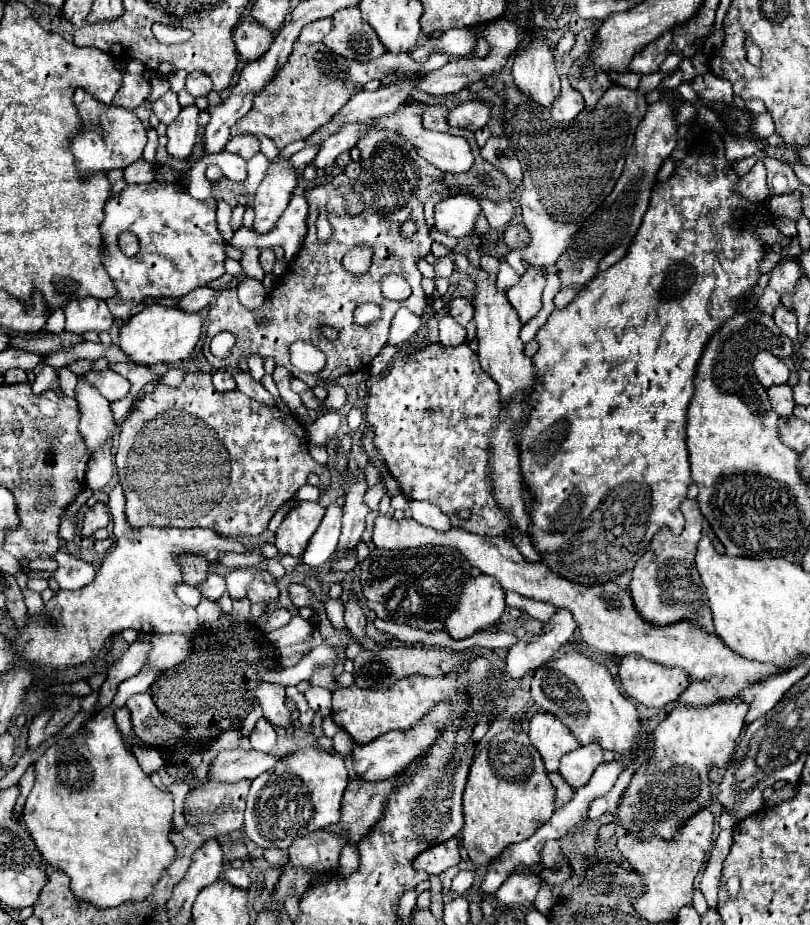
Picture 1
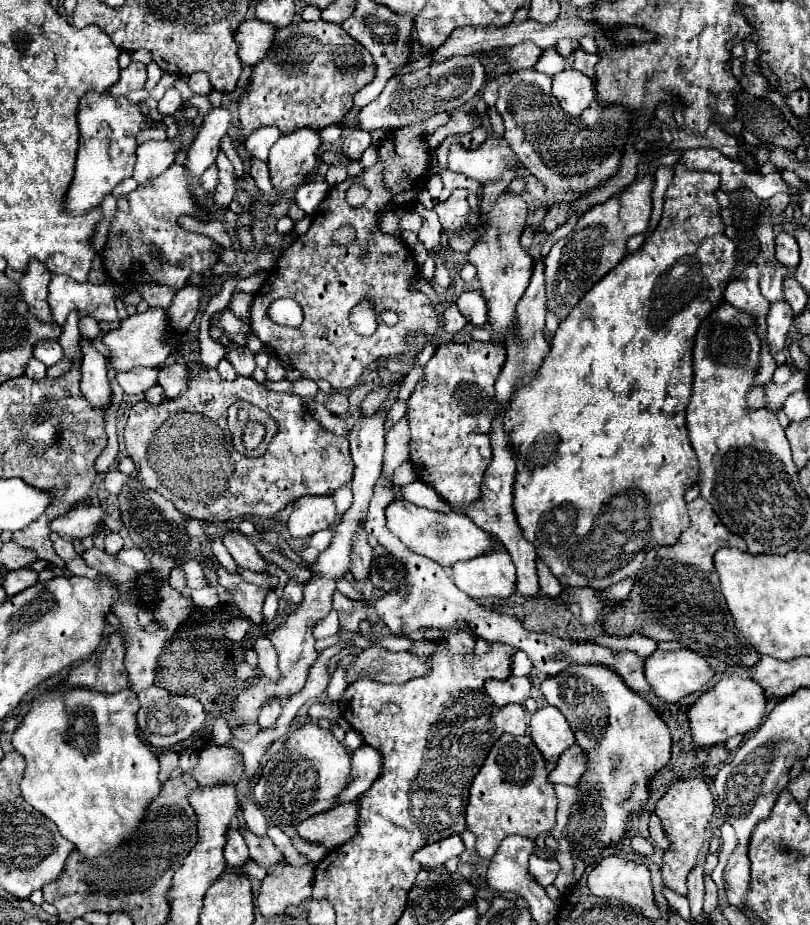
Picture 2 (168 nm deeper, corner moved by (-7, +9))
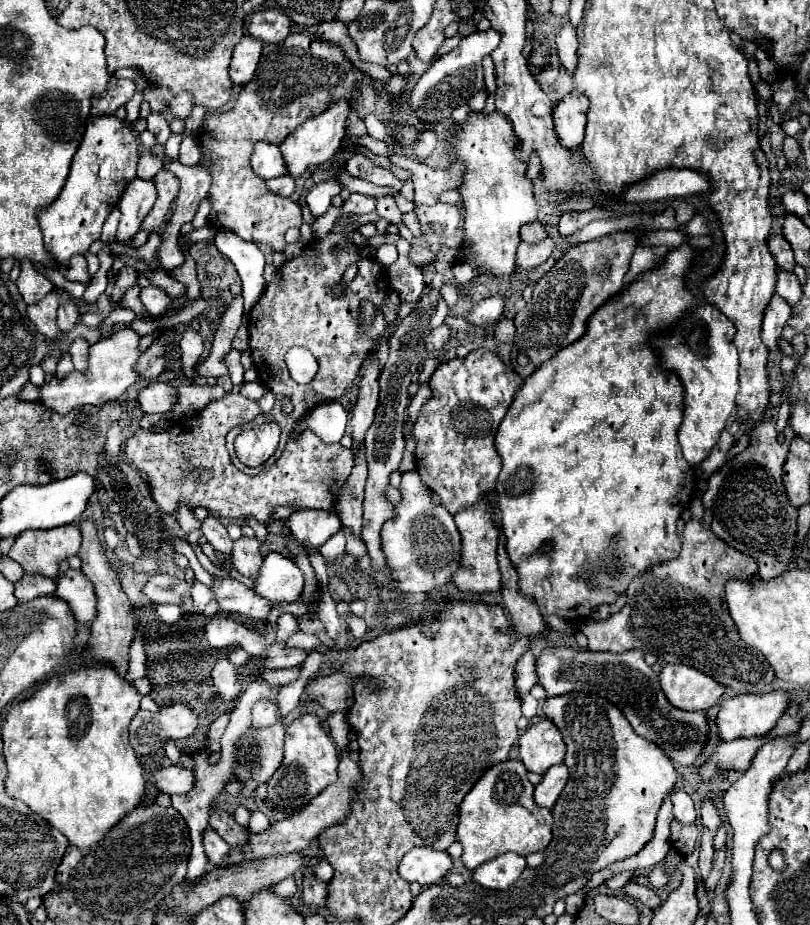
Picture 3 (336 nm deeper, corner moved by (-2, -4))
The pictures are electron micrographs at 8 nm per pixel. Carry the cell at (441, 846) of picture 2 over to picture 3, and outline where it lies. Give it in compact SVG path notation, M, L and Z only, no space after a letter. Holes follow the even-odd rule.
M414 848L410 850L400 866L398 874L408 882L418 882L422 886L432 886L452 868L452 858L446 850L432 848Z

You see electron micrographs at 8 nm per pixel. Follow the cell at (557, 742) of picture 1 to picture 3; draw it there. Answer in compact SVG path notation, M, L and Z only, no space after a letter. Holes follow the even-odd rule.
M540 720L538 724L530 726L520 740L520 760L530 772L546 774L550 766L560 764L564 760L564 740L550 720Z

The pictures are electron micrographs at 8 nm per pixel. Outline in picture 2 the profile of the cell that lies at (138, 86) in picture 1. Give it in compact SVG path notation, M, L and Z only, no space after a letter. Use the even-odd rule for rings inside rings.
M131 63L129 67L121 69L121 77L119 77L119 81L113 85L113 89L109 89L109 93L115 95L115 97L125 97L129 91L143 89L145 81L147 81L145 65L143 65L143 63Z

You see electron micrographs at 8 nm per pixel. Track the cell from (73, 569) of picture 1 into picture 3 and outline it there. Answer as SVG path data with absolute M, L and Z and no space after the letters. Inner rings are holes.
M66 570L56 582L56 594L68 600L72 614L80 624L92 624L96 620L96 592L92 582L80 570Z

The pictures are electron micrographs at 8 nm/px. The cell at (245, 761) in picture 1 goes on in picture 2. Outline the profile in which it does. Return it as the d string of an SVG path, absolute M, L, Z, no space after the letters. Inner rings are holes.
M209 745L199 753L199 761L193 767L193 781L197 781L201 787L211 787L211 785L219 785L221 781L225 783L237 783L243 775L243 763L241 763L241 755L237 749L233 747L215 747Z

